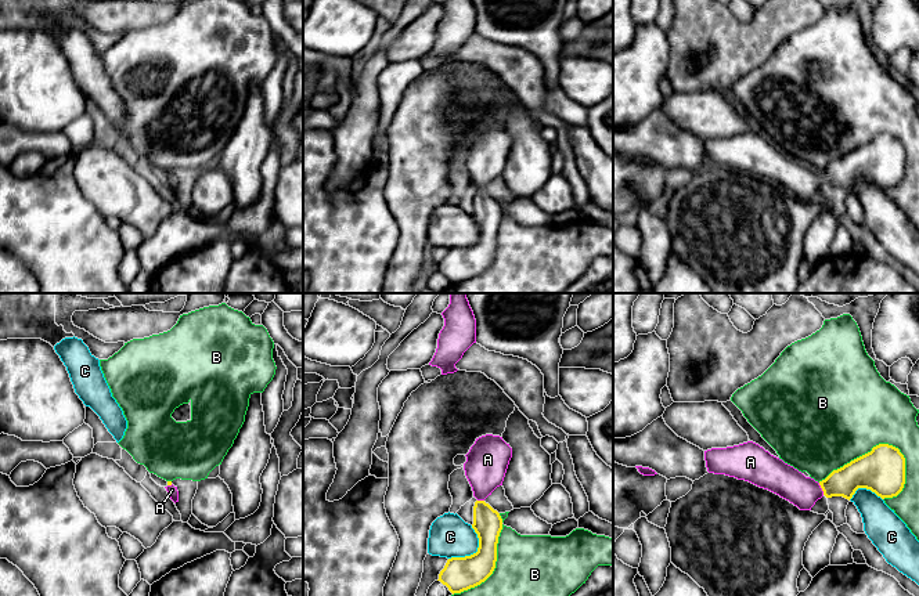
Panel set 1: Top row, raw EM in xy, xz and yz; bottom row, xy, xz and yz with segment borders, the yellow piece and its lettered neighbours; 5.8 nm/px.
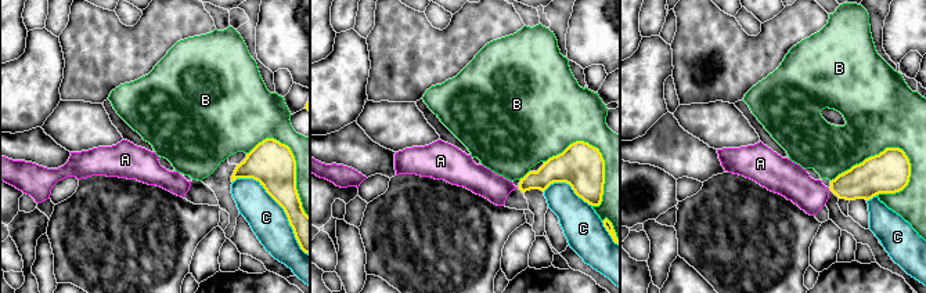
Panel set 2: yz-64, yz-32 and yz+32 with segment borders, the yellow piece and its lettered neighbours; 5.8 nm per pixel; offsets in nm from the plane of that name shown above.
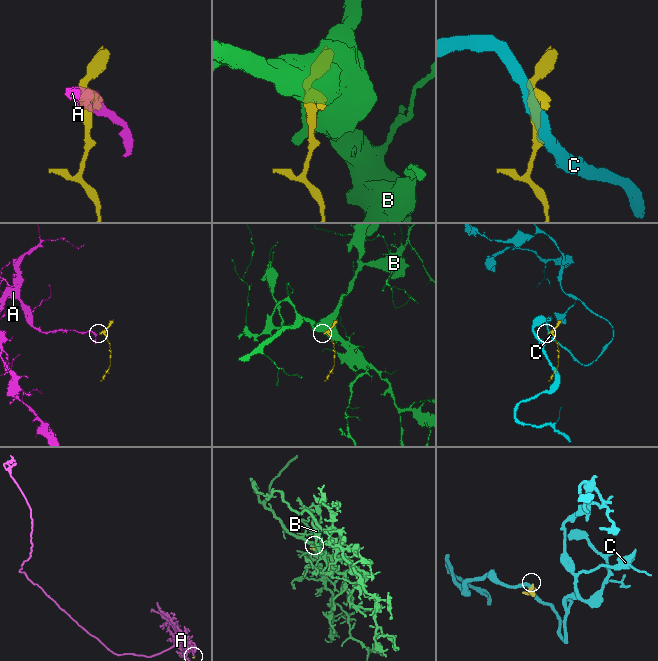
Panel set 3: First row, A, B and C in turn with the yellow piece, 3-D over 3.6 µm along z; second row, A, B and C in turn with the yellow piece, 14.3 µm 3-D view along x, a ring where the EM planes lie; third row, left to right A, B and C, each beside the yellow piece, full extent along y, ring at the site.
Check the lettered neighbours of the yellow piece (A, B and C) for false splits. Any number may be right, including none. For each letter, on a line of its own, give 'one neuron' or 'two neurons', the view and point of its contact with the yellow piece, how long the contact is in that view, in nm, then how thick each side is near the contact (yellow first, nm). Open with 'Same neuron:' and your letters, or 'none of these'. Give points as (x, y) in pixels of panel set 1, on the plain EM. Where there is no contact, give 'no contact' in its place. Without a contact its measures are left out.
Same neuron: A
A: one neuron; contact yz (821, 177); length 80 nm; calibres 180 and 190 nm
B: two neurons; contact yz (862, 145); length 550 nm; calibres 260 and 500 nm
C: two neurons; contact xz (476, 242); length 240 nm; calibres 200 and 240 nm

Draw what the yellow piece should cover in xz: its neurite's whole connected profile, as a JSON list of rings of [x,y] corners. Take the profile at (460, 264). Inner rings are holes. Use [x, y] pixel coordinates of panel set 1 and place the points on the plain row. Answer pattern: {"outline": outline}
{"outline": [[[486,124],[476,129],[465,147],[465,166],[477,189],[473,196],[472,218],[477,224],[479,238],[471,246],[448,249],[440,261],[437,271],[446,275],[453,285],[480,275],[495,259],[502,209],[484,189],[502,176],[512,138],[502,127]]]}

